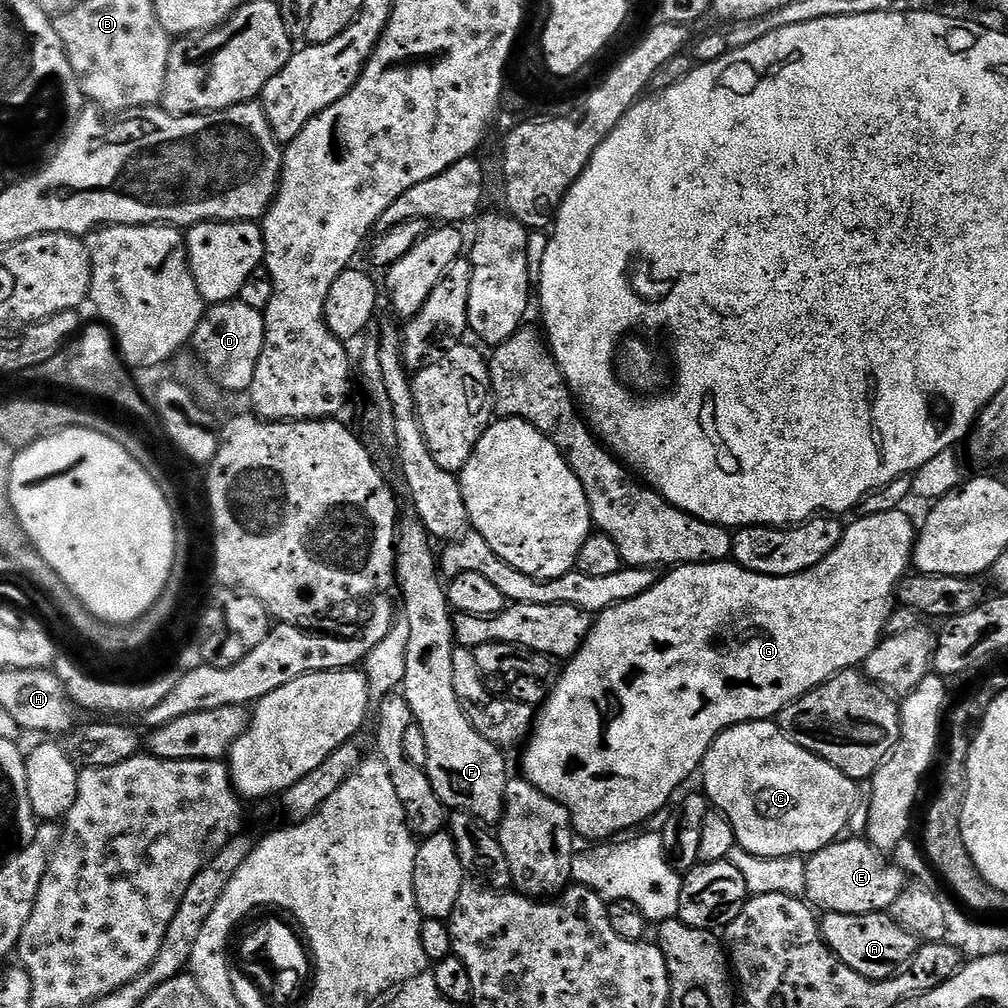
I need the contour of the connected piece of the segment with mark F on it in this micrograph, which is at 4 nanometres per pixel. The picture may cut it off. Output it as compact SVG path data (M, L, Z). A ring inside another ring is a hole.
M409 518L408 521L399 525L396 533L396 579L395 583L400 584L400 592L404 595L404 604L402 604L402 611L406 614L407 621L410 622L410 639L408 639L406 649L406 674L404 675L404 682L402 685L402 695L404 700L410 706L412 711L412 718L415 724L422 730L422 735L426 738L426 766L424 771L428 773L430 778L430 786L434 786L434 794L438 794L438 798L444 803L445 808L455 810L457 812L465 812L474 818L478 818L481 824L485 826L499 825L502 814L504 813L504 795L506 794L506 786L510 779L508 773L508 764L504 761L505 753L498 746L494 746L494 742L490 742L486 738L482 738L482 734L470 722L470 718L466 718L466 714L460 705L458 694L454 694L454 650L458 647L452 634L452 618L453 610L448 605L448 594L446 591L445 581L442 579L442 573L438 567L438 556L434 551L433 541L428 535L428 531L420 524L420 521L415 518Z

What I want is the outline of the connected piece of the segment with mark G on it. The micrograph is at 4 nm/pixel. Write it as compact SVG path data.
M901 510L890 514L861 515L860 520L845 527L844 536L836 549L826 554L826 558L822 558L818 566L793 576L763 576L760 572L751 572L735 562L682 564L673 567L669 576L661 575L655 586L646 590L646 594L638 594L638 598L630 598L630 602L616 604L599 613L593 619L592 629L588 631L580 649L563 665L564 673L561 676L559 673L558 679L551 685L548 698L535 717L532 735L522 748L523 779L538 786L542 794L557 800L568 812L575 835L585 836L588 842L608 842L621 834L639 829L640 823L643 825L656 812L667 809L673 797L681 791L679 788L695 772L697 775L710 746L727 728L779 717L783 708L814 691L819 684L825 684L833 676L863 665L865 658L880 645L886 635L888 619L898 604L896 590L900 581L909 575L912 552L916 549L918 528L915 523L912 525L912 520L906 513L907 511Z

